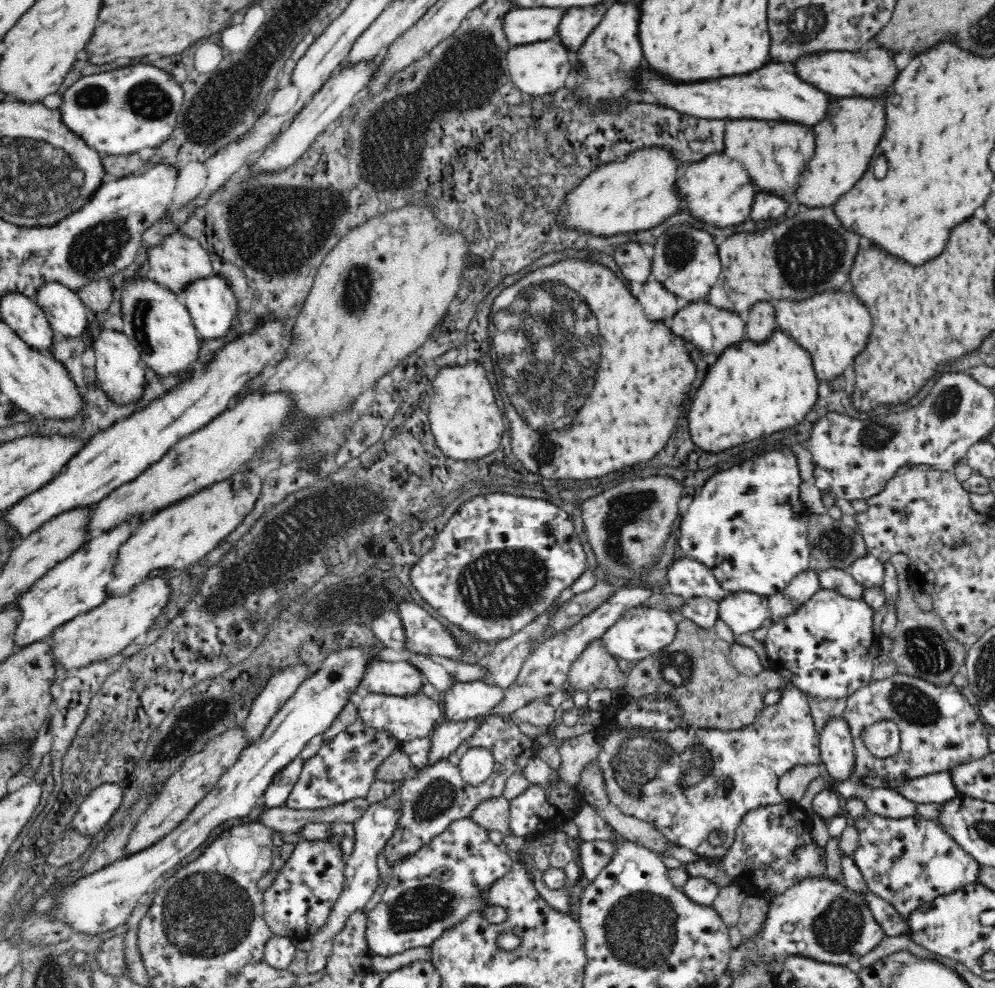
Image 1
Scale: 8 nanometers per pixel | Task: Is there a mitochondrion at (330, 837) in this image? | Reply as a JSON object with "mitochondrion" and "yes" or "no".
{"mitochondrion":"no"}

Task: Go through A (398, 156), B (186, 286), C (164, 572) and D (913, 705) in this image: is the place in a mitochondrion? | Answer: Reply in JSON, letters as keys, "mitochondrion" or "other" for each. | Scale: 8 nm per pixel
{"A":"mitochondrion","B":"other","C":"other","D":"mitochondrion"}

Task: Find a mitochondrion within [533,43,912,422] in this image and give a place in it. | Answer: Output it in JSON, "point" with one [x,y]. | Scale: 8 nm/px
{"point":[816,251]}

